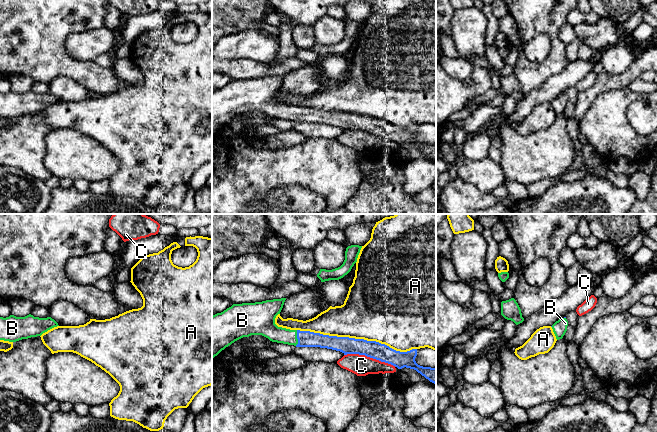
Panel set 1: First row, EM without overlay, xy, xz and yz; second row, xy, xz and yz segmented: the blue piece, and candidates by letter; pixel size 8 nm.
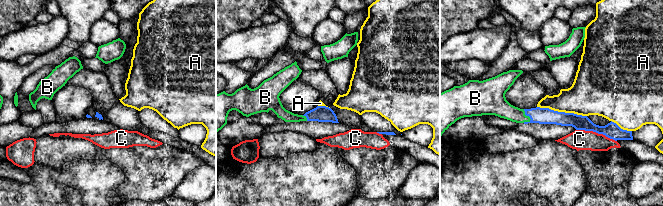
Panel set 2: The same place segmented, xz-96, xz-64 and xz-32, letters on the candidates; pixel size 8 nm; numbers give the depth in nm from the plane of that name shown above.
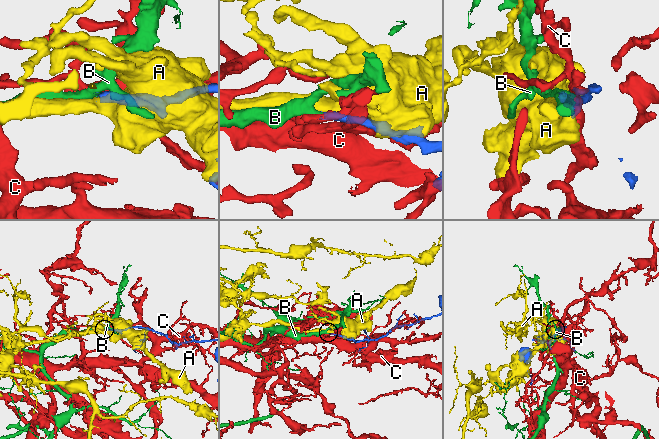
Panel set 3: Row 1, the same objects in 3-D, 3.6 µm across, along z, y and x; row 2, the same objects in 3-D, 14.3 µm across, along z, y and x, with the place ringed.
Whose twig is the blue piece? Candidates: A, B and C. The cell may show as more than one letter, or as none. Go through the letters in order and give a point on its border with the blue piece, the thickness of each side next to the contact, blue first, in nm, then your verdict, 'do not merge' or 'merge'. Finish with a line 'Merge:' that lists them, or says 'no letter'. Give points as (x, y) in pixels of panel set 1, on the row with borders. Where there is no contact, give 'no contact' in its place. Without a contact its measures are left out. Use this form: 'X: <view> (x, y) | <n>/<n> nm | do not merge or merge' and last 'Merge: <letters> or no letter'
A: xz (357, 339) | 140/460 nm | do not merge
B: xz (297, 338) | 130/140 nm | merge
C: xz (370, 357) | 140/170 nm | do not merge
Merge: B

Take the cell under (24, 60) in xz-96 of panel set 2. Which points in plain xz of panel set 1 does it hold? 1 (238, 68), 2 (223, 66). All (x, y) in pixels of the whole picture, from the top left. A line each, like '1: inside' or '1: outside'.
1: inside
2: inside

